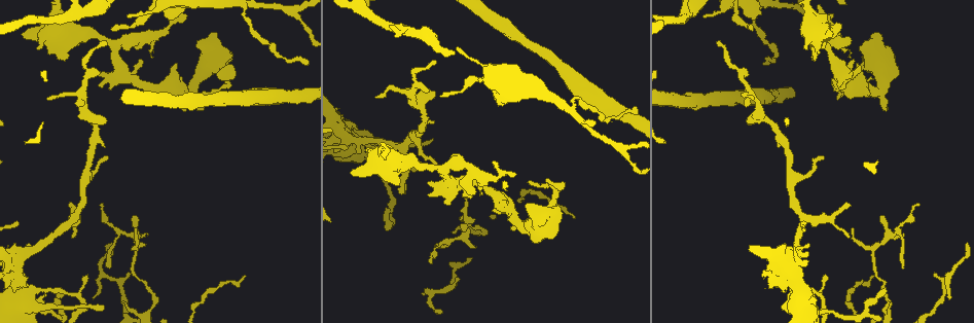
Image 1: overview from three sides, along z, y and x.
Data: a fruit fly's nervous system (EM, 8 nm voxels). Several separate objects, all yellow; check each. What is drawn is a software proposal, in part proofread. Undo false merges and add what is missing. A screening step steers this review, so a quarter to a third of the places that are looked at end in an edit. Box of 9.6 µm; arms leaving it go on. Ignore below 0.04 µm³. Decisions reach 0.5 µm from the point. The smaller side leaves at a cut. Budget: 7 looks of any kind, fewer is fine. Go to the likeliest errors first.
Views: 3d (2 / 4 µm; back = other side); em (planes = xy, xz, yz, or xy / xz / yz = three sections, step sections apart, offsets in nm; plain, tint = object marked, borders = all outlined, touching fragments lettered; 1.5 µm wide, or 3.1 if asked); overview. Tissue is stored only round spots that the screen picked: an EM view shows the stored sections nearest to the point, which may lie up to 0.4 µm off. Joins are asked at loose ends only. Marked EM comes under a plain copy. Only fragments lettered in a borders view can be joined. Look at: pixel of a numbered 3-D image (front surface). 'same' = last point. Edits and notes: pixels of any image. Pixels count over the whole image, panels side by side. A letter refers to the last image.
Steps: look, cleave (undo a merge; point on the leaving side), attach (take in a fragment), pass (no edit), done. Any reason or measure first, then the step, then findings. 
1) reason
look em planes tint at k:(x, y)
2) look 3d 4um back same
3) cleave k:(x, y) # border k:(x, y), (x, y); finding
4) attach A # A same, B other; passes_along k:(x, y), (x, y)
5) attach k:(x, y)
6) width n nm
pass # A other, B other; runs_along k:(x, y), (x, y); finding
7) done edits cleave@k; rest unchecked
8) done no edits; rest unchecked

branch stops here
look em yz step 4 tint at 1:(64, 61)

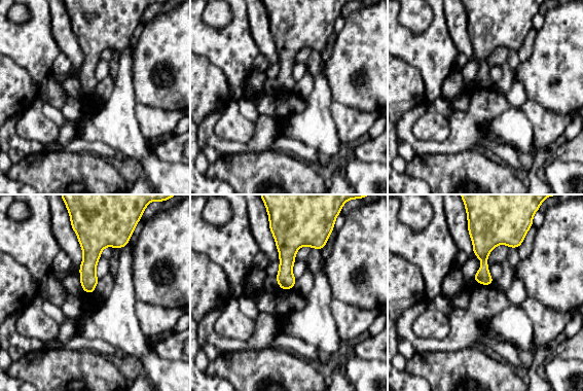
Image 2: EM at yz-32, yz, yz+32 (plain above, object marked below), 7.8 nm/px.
another direction
look em planes borders same

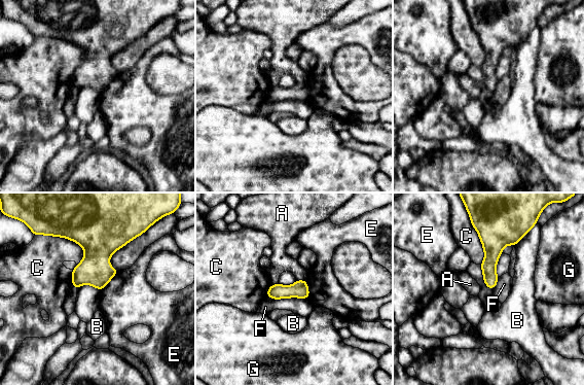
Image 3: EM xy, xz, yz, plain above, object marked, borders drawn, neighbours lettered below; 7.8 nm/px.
pass # A other, B other, C other, E other, F other, G other; border 3:(306, 298), (279, 298), (276, 300); no lettered fragment goes on from it

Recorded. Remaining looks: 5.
an open end
look em planes tint at 1:(110, 265)

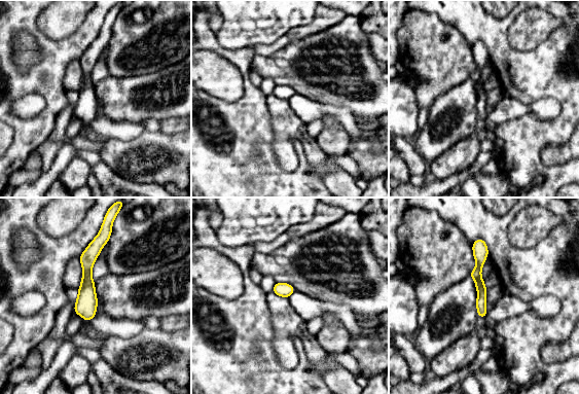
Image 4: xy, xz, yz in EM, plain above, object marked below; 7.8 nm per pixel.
look em planes borders same

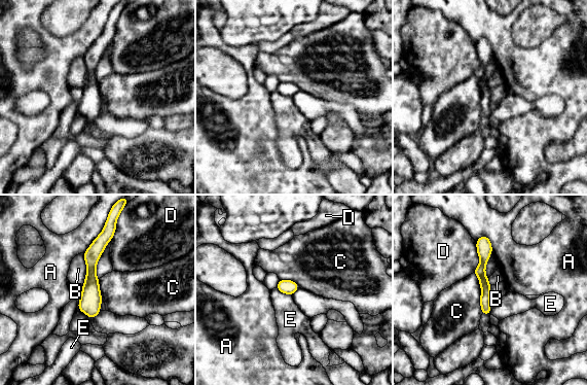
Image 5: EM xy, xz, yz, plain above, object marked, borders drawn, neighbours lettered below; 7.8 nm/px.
pass # A other, B other, C other, D other, E other; no lettered fragment goes on from it

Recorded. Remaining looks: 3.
tapers out
look em yz step 4 borders at 1:(102, 205)

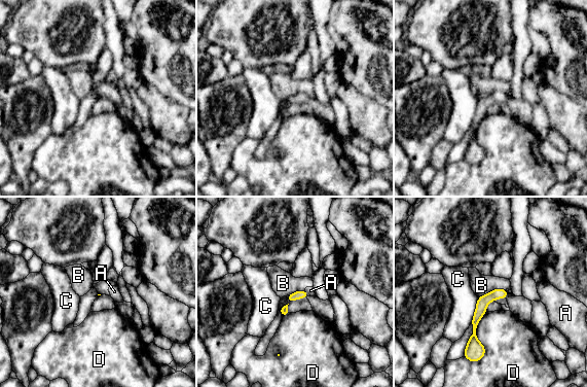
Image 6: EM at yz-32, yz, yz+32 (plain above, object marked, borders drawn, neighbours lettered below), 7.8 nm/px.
look em planes borders same

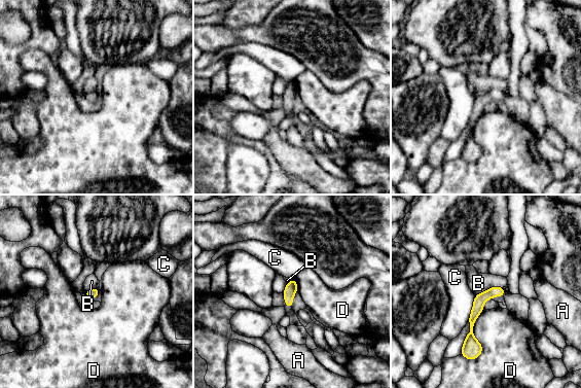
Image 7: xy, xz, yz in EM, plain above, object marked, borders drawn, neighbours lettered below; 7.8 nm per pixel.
longest_contact D 420 nm
pass # A other, B other, C other, D other; runs_along 7:(499, 289), (478, 304), (471, 320), (474, 353); none of them fits

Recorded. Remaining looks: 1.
done no edits; rest unchecked

